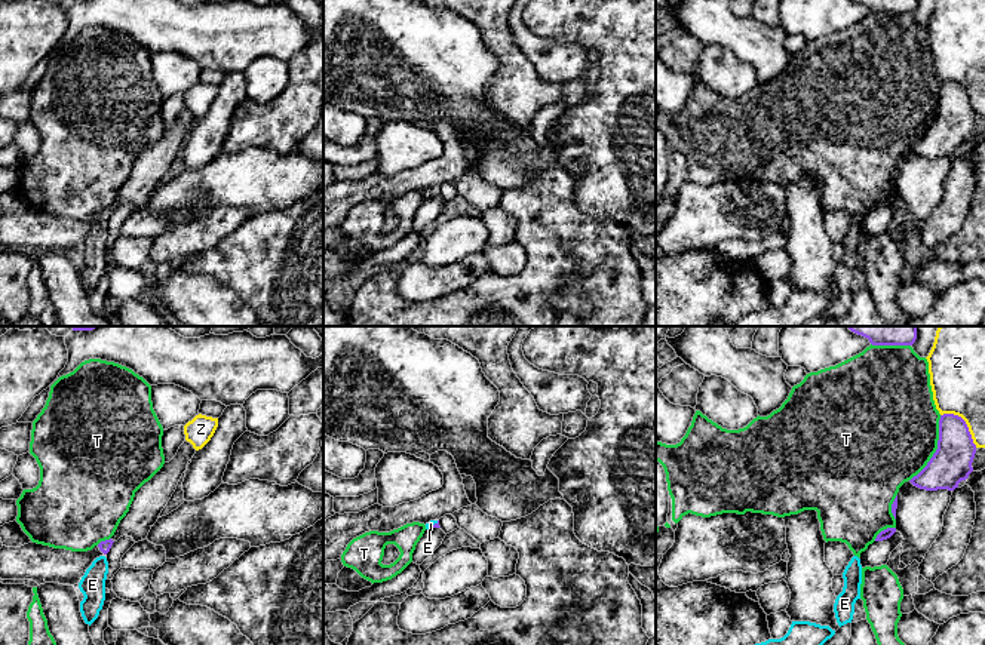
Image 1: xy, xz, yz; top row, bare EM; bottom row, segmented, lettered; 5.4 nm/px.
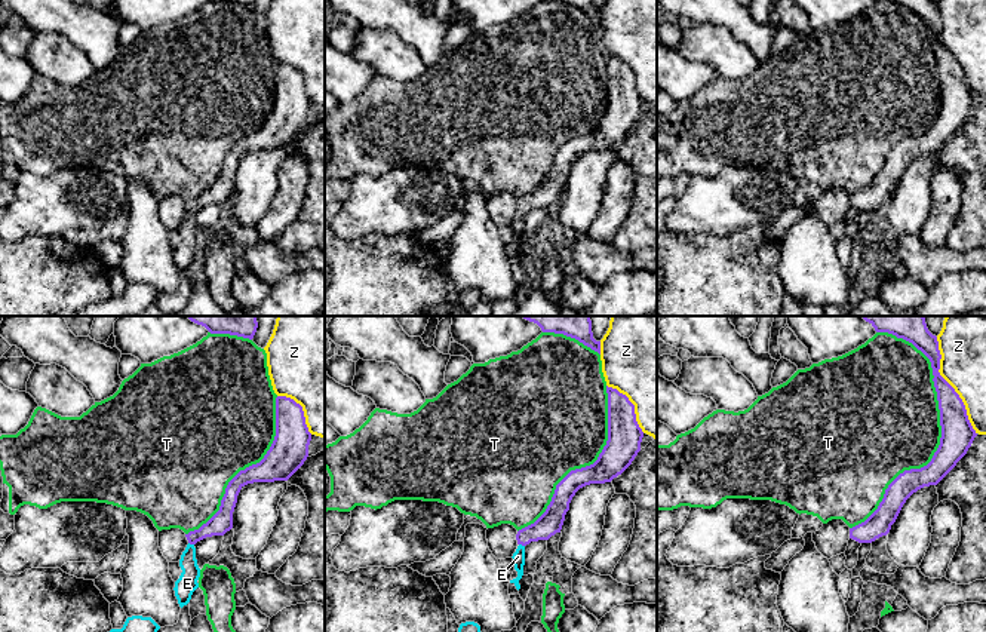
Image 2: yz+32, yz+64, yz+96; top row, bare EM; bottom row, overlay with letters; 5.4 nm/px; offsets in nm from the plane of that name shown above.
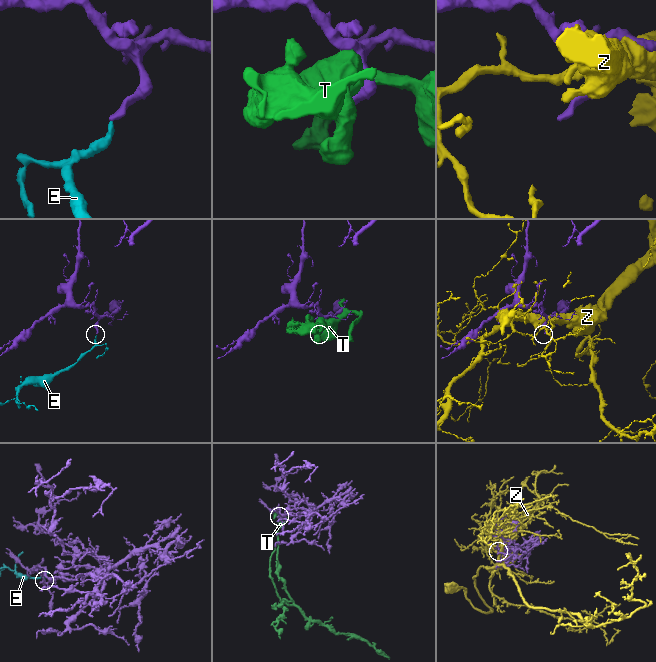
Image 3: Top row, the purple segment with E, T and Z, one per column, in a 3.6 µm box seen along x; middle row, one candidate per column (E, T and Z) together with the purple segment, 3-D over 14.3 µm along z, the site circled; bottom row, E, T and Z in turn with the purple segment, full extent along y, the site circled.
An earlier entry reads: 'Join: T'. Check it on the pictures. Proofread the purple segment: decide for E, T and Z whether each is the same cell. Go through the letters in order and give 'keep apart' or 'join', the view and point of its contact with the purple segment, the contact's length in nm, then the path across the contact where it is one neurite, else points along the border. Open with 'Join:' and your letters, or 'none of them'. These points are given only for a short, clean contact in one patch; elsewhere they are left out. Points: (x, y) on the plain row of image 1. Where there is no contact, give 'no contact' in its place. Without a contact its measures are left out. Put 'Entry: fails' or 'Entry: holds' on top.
Entry: fails
Join: E
E: join | xz (435, 192) | 60 nm | across xz (436, 193), (435, 192), (430, 192)
T: keep apart | yz (938, 116) | 400 nm
Z: keep apart | yz (964, 91) | 260 nm

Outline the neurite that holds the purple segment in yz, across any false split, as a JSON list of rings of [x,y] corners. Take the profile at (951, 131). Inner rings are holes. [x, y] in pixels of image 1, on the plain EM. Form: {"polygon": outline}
{"polygon": [[[943,82],[939,87],[936,120],[927,133],[909,150],[926,159],[954,159],[973,139],[975,122],[976,113],[966,89],[958,83]]]}

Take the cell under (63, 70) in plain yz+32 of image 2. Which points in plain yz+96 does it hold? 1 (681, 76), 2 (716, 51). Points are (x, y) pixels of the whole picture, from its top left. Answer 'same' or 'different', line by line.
1: different
2: same

